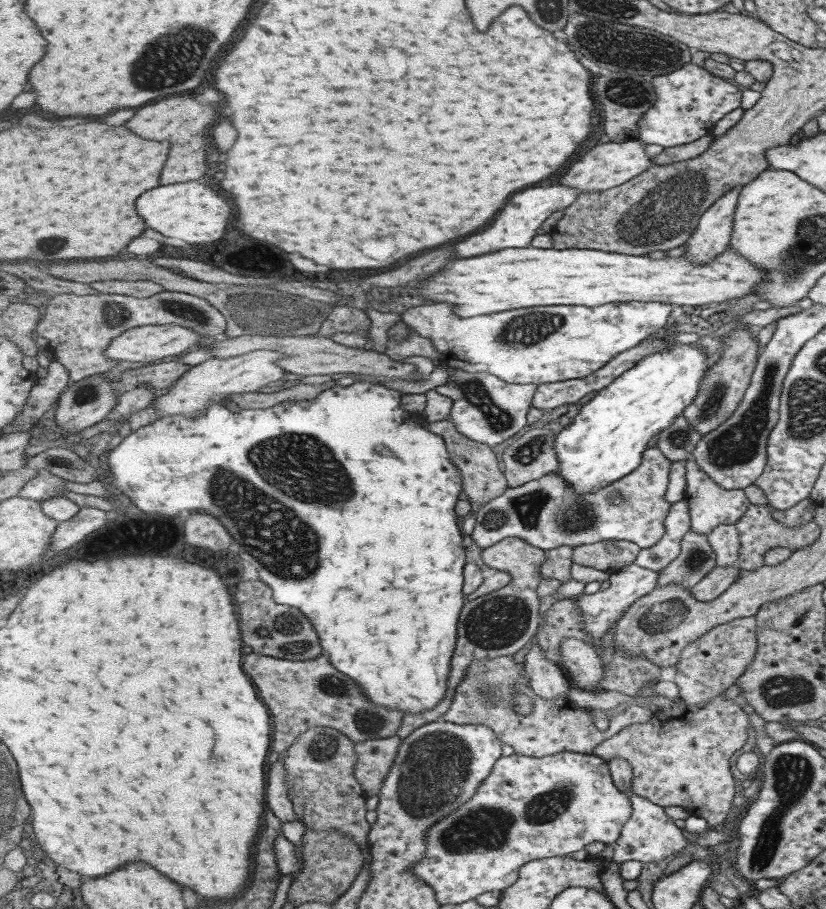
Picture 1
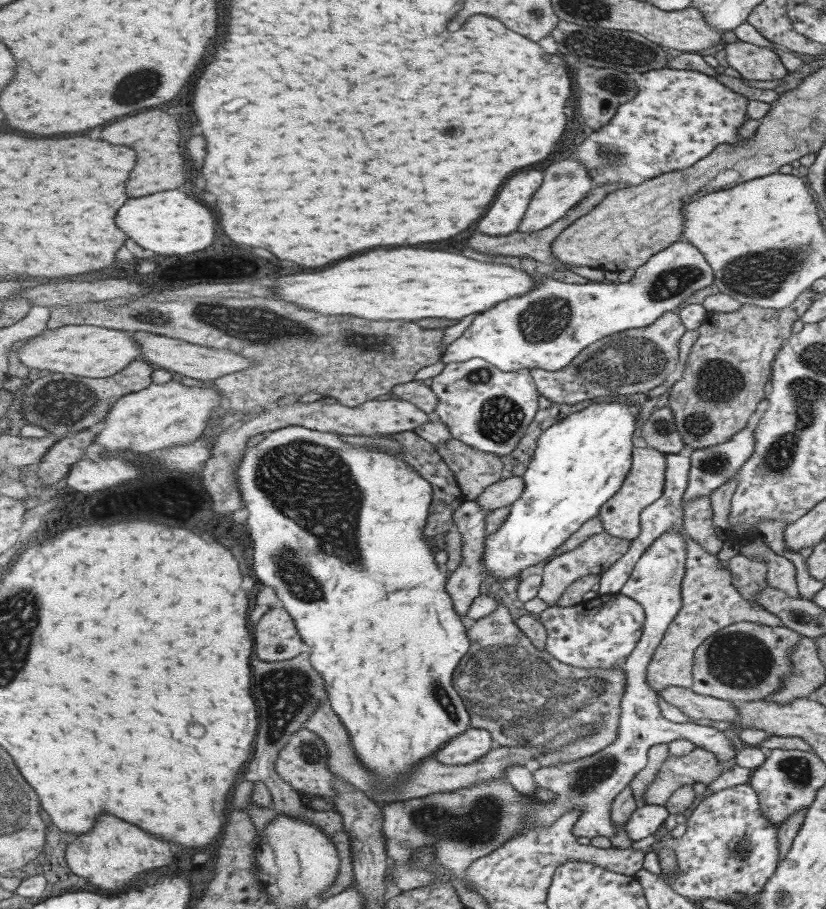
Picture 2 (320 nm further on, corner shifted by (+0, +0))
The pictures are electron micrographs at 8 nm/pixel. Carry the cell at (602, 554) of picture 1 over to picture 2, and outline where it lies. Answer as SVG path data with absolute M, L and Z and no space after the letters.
M607 531L599 533L587 539L581 546L570 550L569 552L557 555L545 564L543 573L542 588L538 592L538 597L549 605L549 607L558 606L558 600L565 594L567 588L589 575L602 575L609 570L623 555L627 554L632 545L632 540L625 540L623 537L613 536Z

